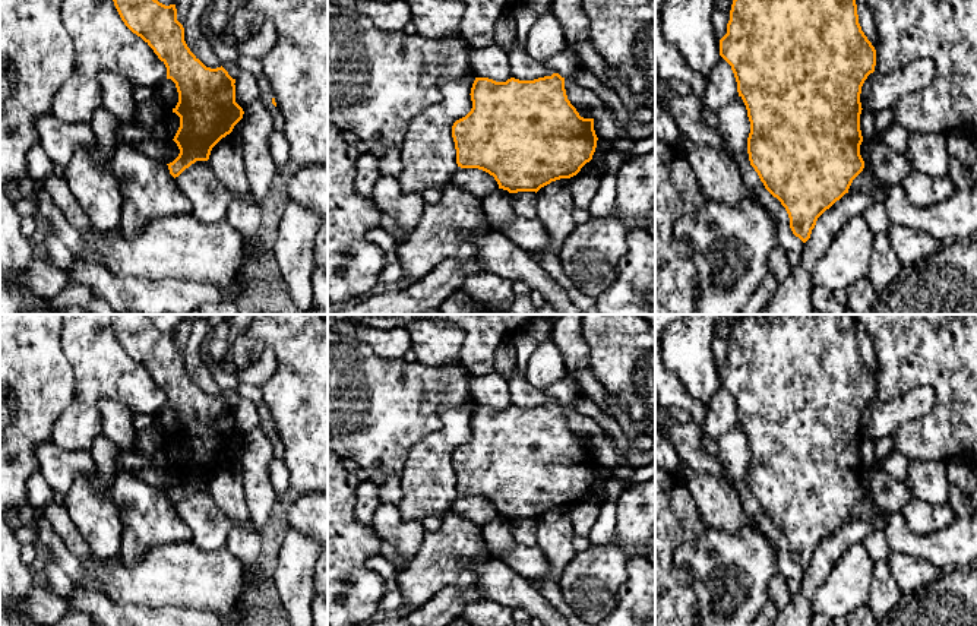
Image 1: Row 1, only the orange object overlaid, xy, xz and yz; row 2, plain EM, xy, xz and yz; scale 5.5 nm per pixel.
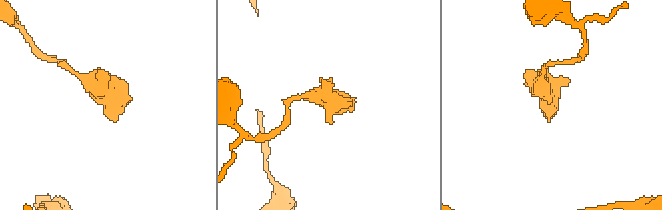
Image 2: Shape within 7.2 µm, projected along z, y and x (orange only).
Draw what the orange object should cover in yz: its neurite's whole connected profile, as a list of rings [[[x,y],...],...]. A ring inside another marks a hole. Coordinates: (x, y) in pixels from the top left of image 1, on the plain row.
[[[746,314],[731,332],[720,383],[731,393],[750,449],[747,481],[765,516],[785,535],[790,556],[803,570],[818,546],[840,528],[863,499],[860,483],[861,414],[875,399],[876,377],[859,351],[853,314]]]

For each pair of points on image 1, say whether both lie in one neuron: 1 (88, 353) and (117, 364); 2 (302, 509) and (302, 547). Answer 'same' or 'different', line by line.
1: same
2: different

